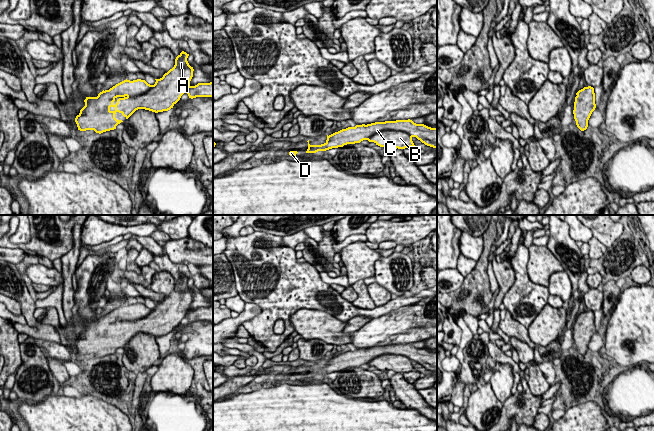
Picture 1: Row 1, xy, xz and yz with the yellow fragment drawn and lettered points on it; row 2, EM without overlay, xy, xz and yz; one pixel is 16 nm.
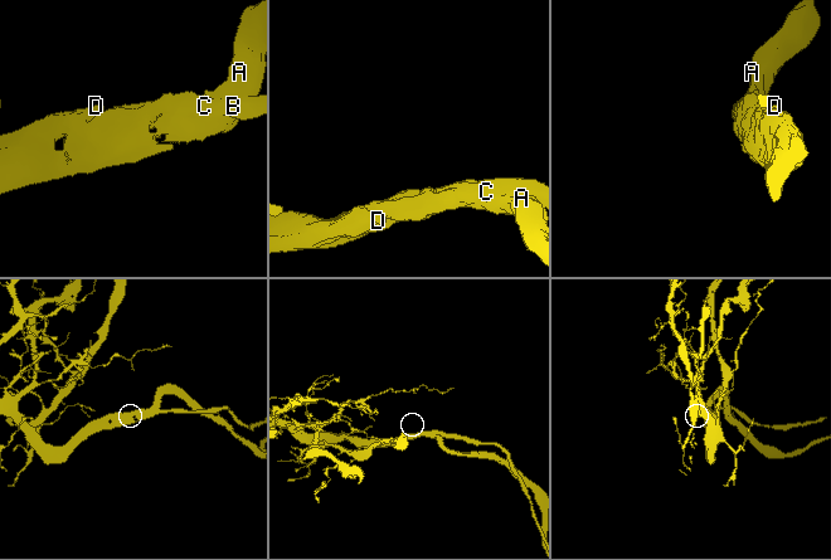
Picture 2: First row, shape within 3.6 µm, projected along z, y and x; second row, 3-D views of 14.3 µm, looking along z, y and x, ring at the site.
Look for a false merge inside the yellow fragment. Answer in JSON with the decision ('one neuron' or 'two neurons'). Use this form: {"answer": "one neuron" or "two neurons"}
{"answer": "one neuron"}

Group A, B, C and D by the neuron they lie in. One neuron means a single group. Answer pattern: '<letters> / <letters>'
A B C D

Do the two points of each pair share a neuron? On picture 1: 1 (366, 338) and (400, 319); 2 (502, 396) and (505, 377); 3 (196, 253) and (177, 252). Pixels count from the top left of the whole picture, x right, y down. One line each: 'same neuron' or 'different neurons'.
1: same neuron
2: same neuron
3: same neuron

